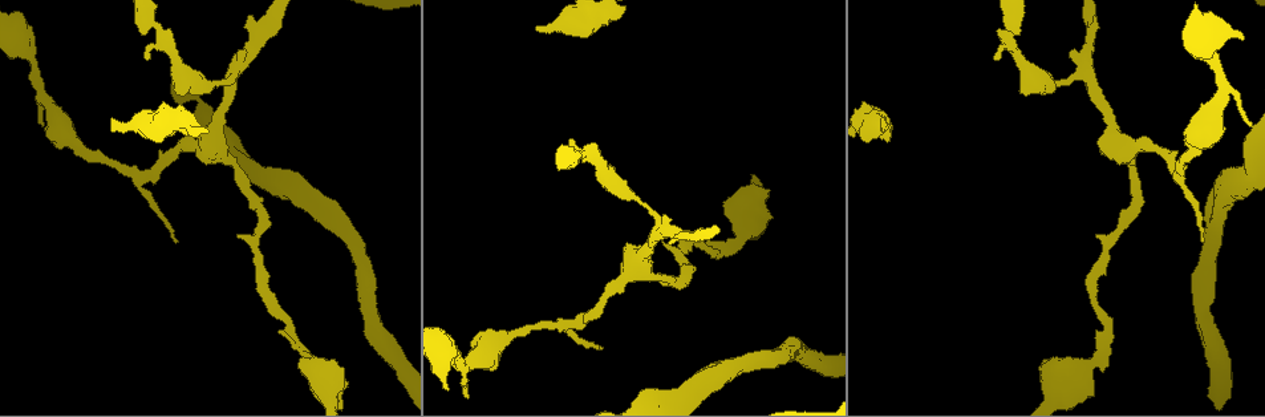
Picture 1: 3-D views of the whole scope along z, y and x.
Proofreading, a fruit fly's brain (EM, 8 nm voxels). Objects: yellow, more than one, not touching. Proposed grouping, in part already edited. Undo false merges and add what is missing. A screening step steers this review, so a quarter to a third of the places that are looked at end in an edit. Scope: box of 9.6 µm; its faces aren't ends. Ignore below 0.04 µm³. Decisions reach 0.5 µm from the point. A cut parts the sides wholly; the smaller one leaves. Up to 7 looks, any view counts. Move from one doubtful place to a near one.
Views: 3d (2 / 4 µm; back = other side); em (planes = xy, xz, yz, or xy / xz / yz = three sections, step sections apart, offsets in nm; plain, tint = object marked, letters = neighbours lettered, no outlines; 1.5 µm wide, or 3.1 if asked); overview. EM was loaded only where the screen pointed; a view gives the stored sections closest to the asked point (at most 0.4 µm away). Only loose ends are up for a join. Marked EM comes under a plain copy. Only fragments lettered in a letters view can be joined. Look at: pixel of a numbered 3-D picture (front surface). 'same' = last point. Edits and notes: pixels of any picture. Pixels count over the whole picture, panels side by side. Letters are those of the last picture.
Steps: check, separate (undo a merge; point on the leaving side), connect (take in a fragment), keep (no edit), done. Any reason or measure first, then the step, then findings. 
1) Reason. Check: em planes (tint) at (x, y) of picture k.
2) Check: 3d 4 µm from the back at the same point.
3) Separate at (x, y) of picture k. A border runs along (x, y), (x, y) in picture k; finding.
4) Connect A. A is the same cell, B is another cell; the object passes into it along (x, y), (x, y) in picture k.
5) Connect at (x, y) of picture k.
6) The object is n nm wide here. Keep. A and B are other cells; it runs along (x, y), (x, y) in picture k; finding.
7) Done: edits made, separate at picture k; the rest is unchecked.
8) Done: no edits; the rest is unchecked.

An open end. Check: em xz step 4 (letters) at (572, 143) of picture 1.

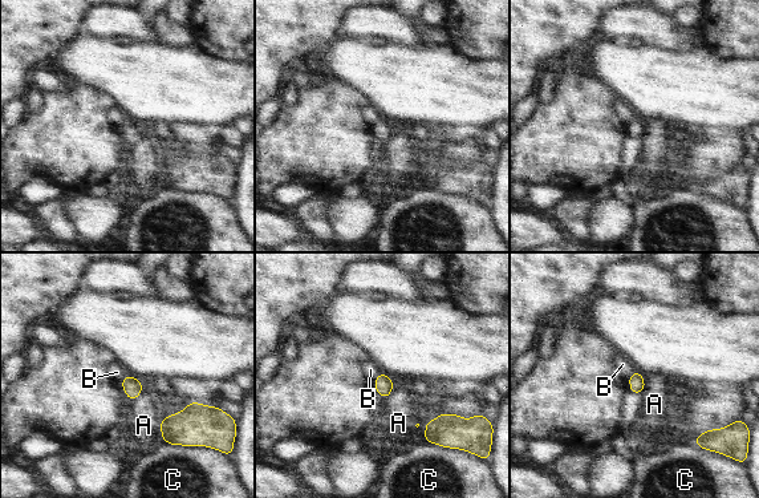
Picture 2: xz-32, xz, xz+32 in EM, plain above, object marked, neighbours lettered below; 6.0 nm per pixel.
Keep. A, B and C are other cells; a border runs along (159, 420), (159, 432), (163, 441) in picture 2; none of them fits.

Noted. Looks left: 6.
Abrupt turn. Check: em planes (tint) at (1084, 76) of picture 1.

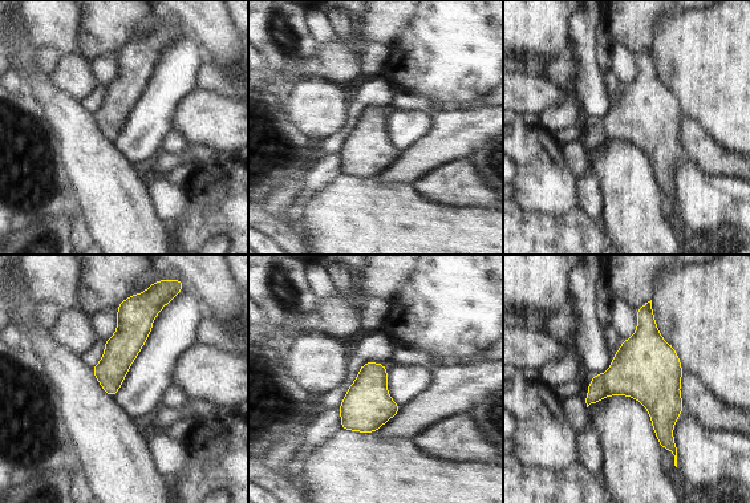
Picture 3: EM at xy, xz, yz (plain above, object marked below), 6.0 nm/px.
Check: em planes (letters) at the same point.

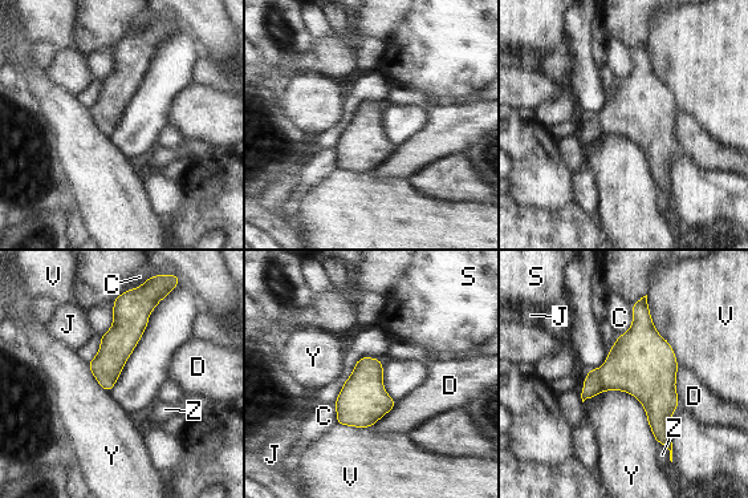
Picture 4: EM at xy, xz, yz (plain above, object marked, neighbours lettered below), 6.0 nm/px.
Keep. C, D, J, S, V, Y and Z are other cells; one neuron here.

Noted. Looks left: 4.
Branch stops here. Check: em planes (letters) at (111, 122) of picture 1.

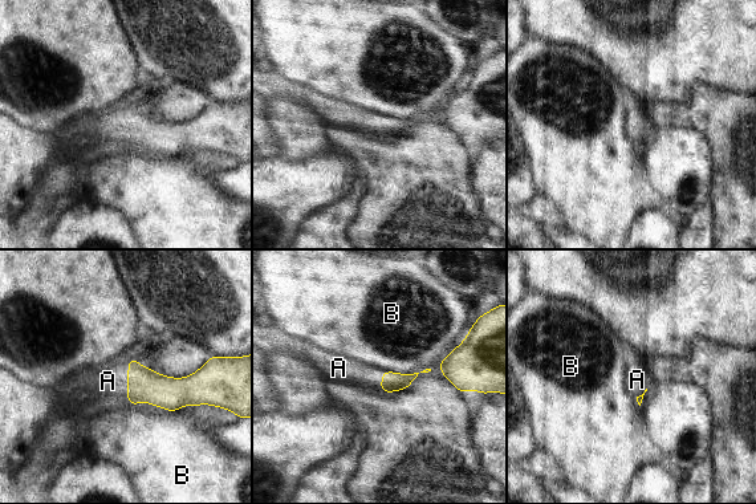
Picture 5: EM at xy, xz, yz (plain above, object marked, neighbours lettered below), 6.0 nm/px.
Connect A. A is the same cell, B is another cell; the neuron continues.

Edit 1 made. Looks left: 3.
Done: edits made, connect at picture 5; the rest is unchecked.

